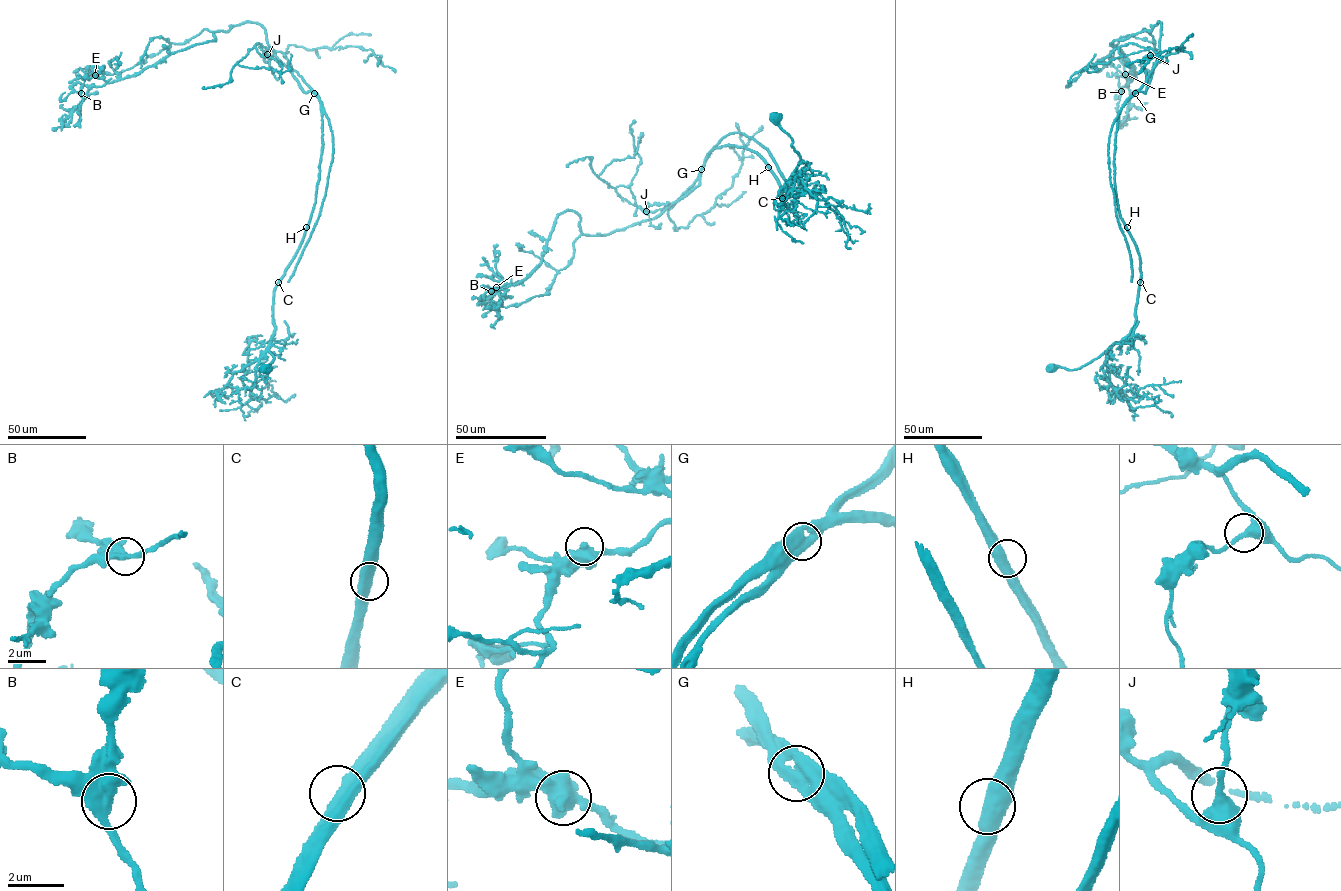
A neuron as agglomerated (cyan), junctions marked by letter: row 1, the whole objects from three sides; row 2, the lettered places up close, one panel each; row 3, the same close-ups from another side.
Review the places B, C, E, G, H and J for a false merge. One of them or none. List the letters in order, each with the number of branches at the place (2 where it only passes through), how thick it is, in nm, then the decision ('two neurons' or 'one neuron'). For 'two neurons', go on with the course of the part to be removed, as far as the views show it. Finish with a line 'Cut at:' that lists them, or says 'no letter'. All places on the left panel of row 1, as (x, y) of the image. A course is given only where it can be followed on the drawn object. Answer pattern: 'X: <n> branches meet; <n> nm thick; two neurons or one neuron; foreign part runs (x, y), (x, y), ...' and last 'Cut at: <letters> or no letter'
B: 2 branches meet; 550 nm thick; one neuron
C: 2 branches meet; 480 nm thick; one neuron
E: 2 branches meet; 500 nm thick; one neuron
G: 2 branches meet; 480 nm thick; two neurons; foreign part runs (314, 93), (282, 53), (266, 49), (260, 44), (256, 43), (237, 63), (282, 73), (289, 69), (291, 54)
H: 2 branches meet; 550 nm thick; one neuron
J: 2 branches meet; 420 nm thick; one neuron
Cut at: G

